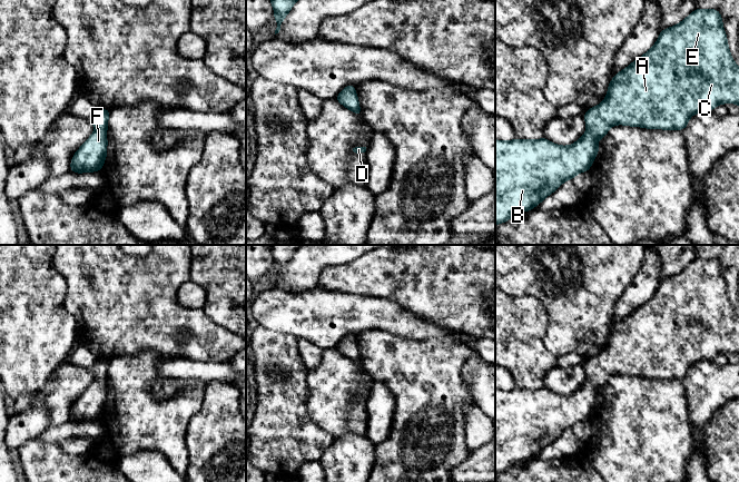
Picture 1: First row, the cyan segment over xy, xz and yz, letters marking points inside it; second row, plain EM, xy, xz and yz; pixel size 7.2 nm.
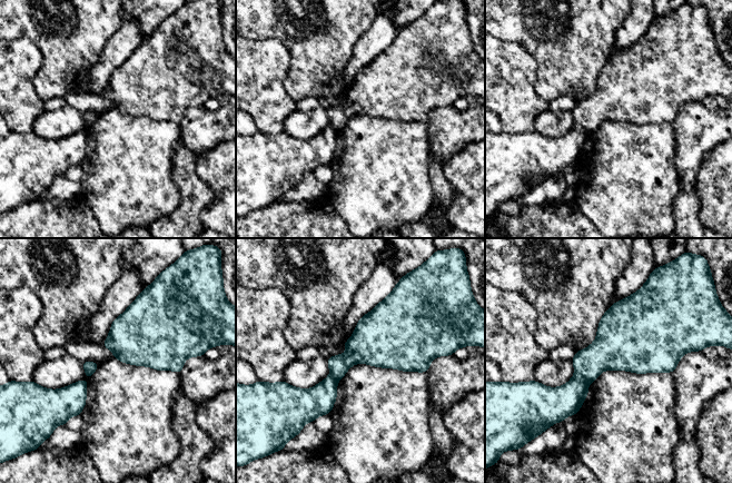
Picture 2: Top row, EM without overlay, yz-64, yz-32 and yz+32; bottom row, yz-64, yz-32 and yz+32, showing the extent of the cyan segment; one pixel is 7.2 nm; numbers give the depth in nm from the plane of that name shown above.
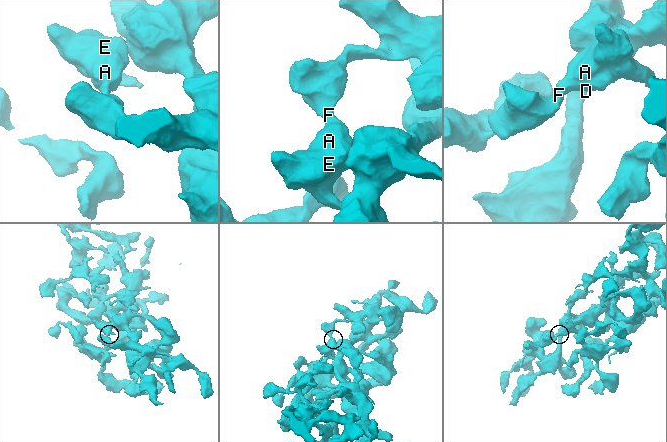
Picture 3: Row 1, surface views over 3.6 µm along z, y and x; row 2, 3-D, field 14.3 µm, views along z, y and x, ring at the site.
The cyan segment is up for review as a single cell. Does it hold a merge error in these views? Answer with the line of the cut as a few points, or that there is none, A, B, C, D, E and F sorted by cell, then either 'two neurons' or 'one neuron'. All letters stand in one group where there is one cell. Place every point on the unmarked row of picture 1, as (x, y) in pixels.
cut none; groups A B C D E F; one neuron

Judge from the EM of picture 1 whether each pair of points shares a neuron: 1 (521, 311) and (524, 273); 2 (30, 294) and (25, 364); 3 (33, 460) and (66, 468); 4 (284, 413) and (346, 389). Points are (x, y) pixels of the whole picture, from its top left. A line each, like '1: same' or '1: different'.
1: different
2: same
3: same
4: different

